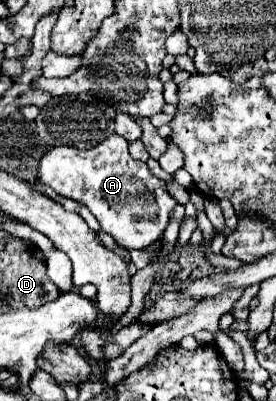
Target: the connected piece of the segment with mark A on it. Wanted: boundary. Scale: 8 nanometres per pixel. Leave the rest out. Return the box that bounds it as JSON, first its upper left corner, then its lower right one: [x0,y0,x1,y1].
[41,133,177,251]

